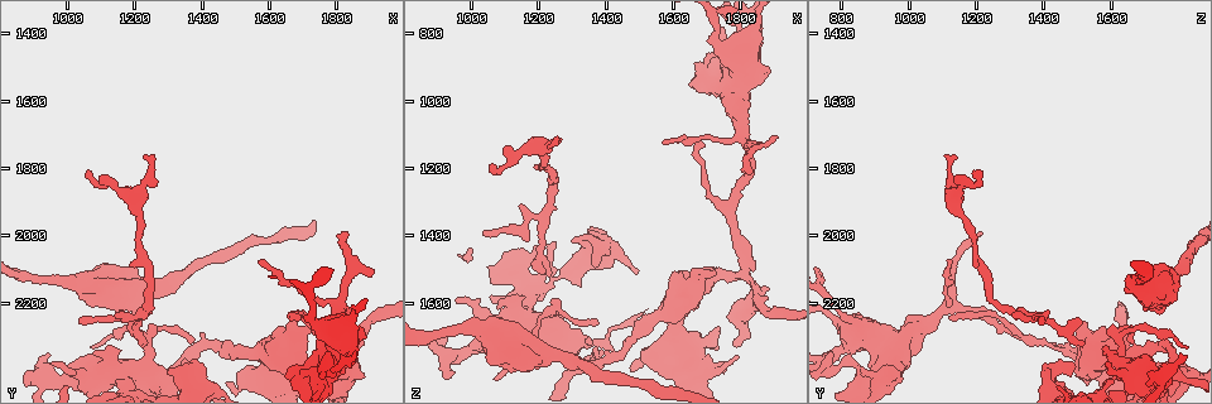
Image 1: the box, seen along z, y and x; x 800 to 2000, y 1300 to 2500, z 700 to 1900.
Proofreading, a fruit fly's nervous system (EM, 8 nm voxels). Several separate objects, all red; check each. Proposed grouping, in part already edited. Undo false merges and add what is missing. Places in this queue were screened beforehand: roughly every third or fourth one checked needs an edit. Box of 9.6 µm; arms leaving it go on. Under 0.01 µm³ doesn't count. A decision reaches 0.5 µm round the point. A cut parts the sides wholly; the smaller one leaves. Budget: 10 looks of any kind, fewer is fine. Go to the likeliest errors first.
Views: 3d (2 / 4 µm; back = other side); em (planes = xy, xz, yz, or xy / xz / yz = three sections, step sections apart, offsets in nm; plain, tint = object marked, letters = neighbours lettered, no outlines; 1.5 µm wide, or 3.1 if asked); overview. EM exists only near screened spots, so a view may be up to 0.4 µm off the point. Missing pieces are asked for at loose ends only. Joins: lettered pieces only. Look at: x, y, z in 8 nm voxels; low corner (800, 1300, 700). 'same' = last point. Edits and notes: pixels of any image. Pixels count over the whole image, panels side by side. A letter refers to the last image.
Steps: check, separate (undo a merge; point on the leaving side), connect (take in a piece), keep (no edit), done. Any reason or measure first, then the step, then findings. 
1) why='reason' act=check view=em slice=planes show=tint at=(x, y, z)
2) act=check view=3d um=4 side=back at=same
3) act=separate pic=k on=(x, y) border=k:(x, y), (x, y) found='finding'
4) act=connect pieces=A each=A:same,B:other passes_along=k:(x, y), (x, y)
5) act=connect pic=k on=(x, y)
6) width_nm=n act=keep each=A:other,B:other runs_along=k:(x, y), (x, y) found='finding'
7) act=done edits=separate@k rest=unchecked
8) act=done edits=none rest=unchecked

why='an open end' act=check view=em slice=planes show=letters at=(1310, 2410, 1420)

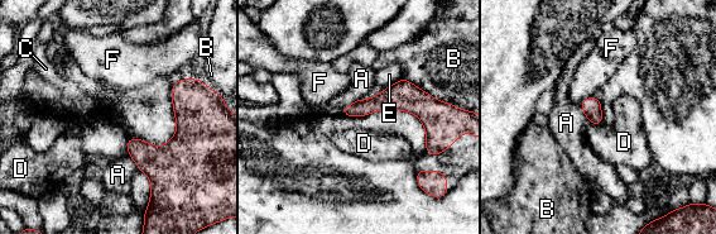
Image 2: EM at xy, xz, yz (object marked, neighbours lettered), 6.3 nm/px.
act=keep each=A:other,B:other,C:other,D:other,E:other,F:other border=2:(126, 139), (129, 154) found='no lettered piece goes on from it'

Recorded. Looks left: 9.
why='an open end' act=check view=em slice=planes show=letters at=(870, 2450, 1700)

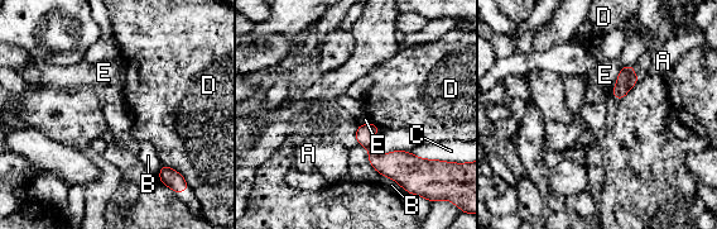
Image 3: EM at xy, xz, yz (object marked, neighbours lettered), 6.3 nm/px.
act=keep each=A:other,B:other,C:other,D:other,E:other border=3:(162, 162), (178, 172) found='none of them fits'

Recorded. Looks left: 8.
why='thin end' act=check view=em slice=planes show=letters at=(1680, 2240, 1130)

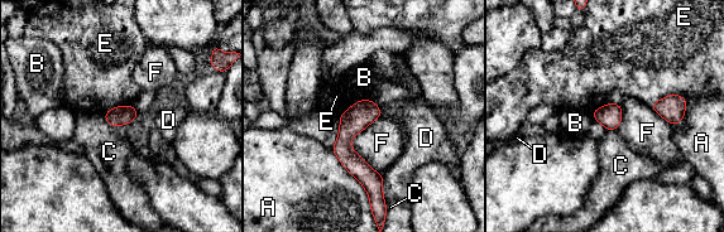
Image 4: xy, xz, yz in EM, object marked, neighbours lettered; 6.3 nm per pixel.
longest_contact=A:420nm act=keep each=A:other,B:other,C:other,D:other,E:other,F:other runs_along=4:(364, 102), (345, 154), (370, 188) found='none of them fits'

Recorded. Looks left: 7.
why='thick turns thin' act=check view=em slice=planes show=tint at=(960, 2130, 1690)

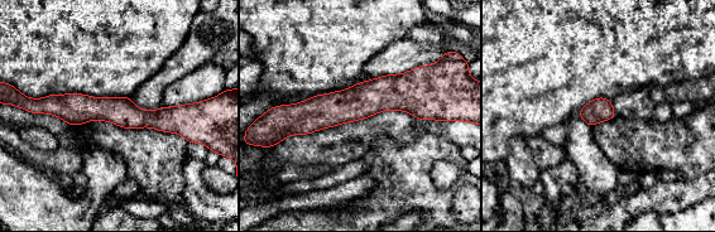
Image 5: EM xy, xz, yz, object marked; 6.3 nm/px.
act=check view=em slice=planes show=letters at=same

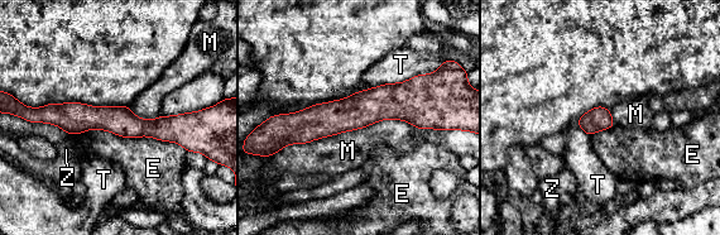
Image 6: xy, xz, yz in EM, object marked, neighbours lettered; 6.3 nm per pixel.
act=keep each=E:other,M:other,T:other,Z:other runs_along=6:(66, 114), (139, 128), (217, 126) found='all the same cell'

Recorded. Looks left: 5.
act=done edits=none rest=unchecked

